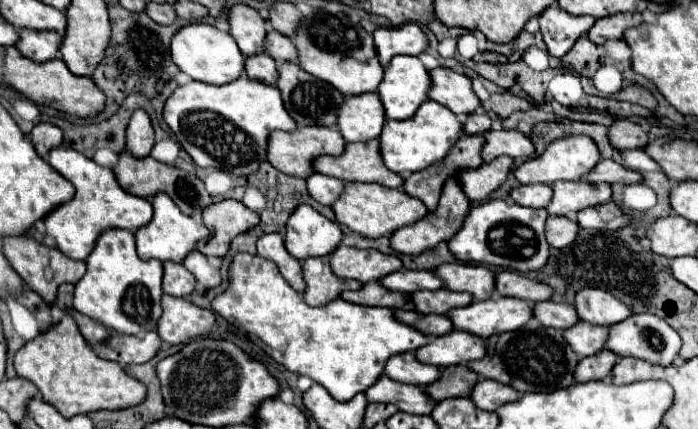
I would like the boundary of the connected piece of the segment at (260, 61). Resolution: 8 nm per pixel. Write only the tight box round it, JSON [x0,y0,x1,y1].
[244,53,276,85]

